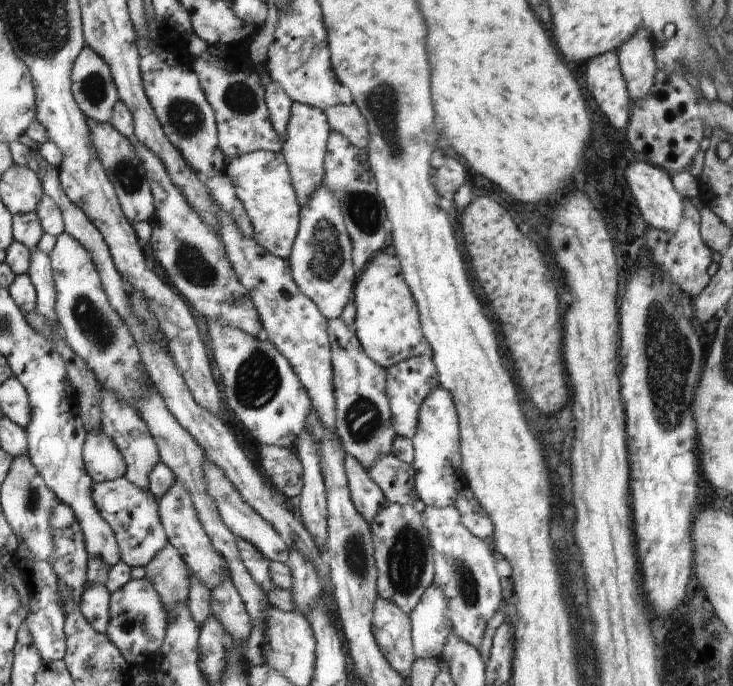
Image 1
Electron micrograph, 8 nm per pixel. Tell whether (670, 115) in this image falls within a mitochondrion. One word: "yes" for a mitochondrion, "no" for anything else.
no

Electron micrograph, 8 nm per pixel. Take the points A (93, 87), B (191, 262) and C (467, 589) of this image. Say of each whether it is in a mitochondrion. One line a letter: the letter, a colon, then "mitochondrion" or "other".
A: mitochondrion
B: mitochondrion
C: mitochondrion

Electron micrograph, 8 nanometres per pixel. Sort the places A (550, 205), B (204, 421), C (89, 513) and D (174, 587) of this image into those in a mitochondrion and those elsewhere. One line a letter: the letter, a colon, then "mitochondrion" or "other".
A: other
B: other
C: other
D: mitochondrion

